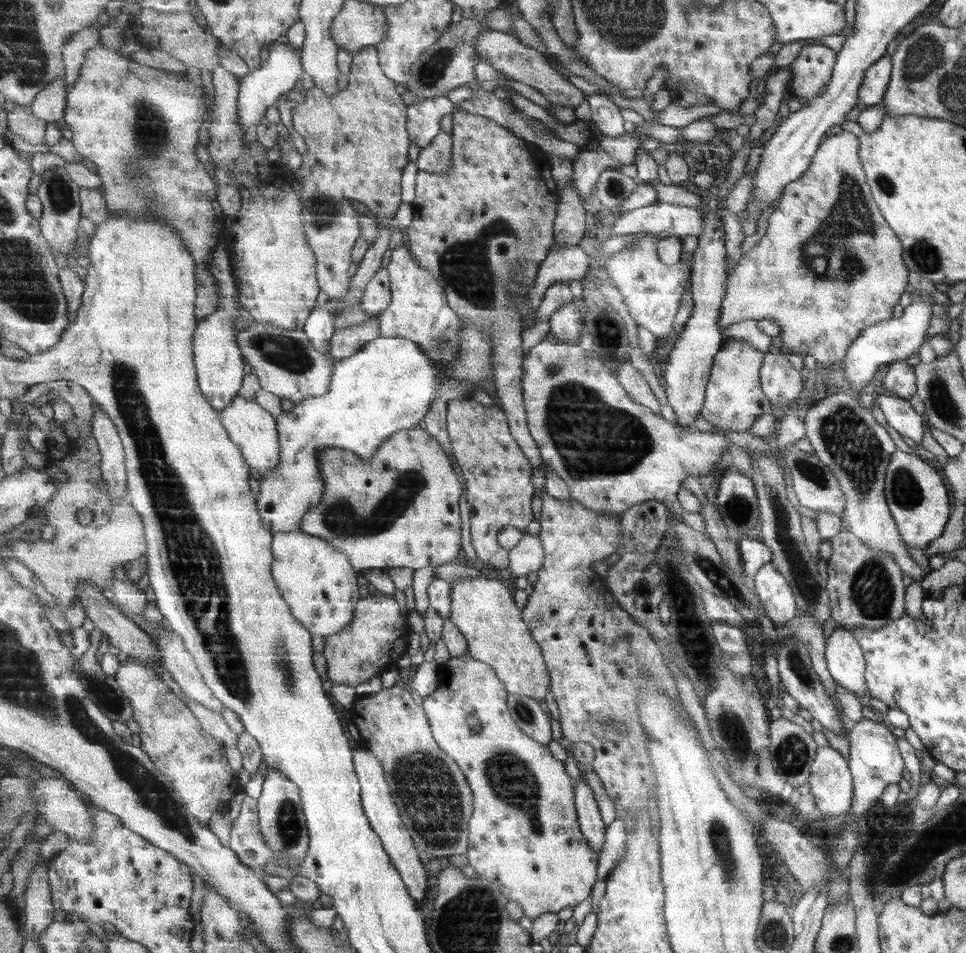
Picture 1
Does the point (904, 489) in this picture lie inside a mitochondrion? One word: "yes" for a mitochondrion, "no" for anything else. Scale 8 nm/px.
yes

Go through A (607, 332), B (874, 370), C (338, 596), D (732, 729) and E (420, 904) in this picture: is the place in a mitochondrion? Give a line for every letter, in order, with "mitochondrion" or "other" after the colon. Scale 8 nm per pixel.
A: mitochondrion
B: other
C: other
D: mitochondrion
E: other

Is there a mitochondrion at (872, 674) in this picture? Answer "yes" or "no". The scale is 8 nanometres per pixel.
no

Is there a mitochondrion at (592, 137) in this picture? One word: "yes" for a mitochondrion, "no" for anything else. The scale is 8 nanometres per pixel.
no

